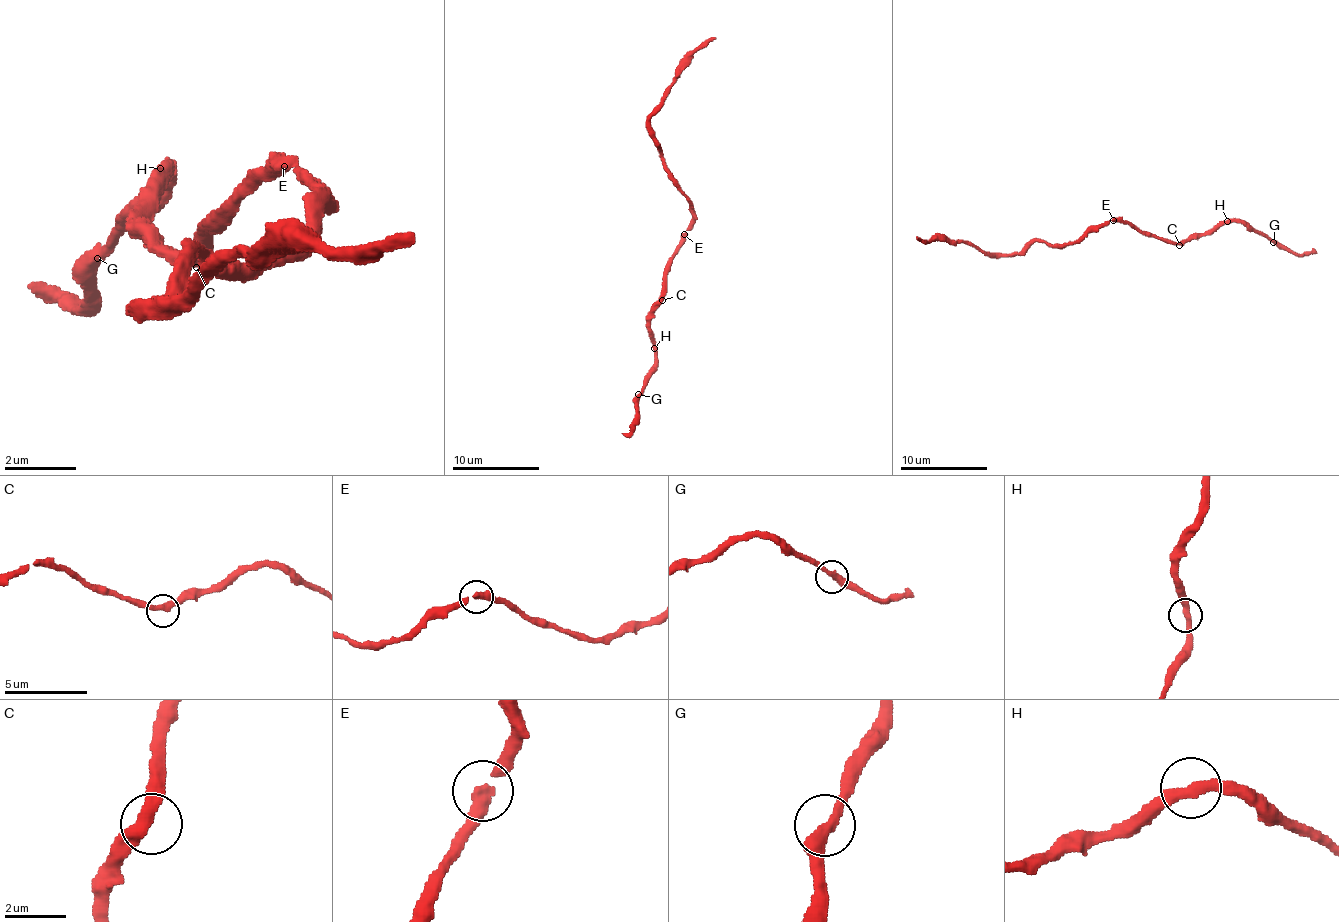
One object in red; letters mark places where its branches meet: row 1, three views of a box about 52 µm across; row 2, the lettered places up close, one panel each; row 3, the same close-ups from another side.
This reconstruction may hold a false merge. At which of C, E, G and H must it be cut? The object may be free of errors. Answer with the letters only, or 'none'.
none

